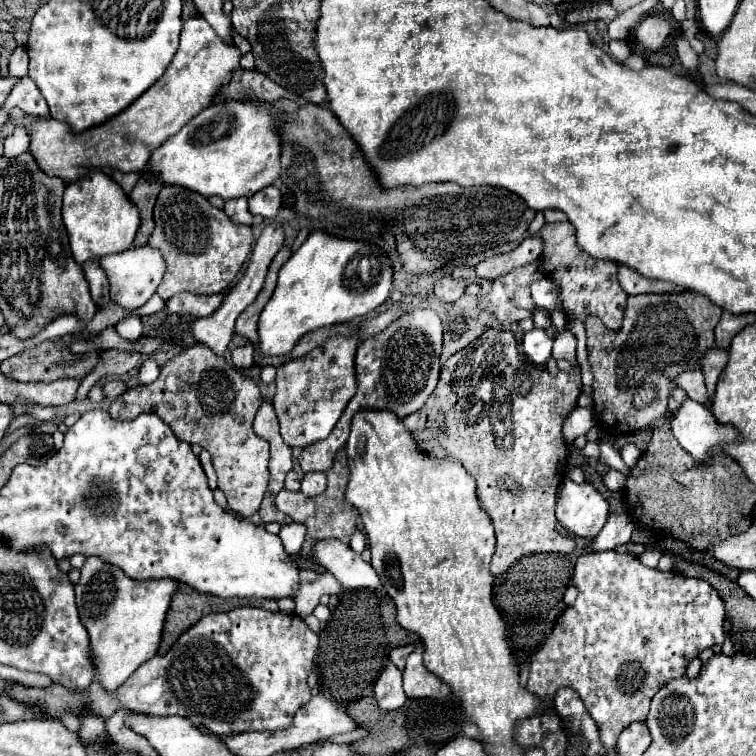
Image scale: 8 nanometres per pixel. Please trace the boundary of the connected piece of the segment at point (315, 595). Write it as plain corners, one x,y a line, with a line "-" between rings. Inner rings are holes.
302,570
300,578
302,578
302,586
294,598
294,602
296,602
294,614
300,616
302,620
312,614
312,610
318,606
318,600
322,594
340,596
344,592
344,586
340,582
336,582
336,578
328,572
318,574
314,570

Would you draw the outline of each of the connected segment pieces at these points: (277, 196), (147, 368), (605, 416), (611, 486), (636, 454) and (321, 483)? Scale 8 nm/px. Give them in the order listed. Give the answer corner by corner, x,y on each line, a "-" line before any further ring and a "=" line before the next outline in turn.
266,186
266,188
262,188
262,190
260,190
258,194
254,194
254,196
250,198
250,202
248,202
250,212
252,212
252,214
260,214
260,216
264,216
266,220
270,220
270,218
276,216
280,204
282,204
282,192
280,192
276,186
=
146,358
138,370
138,380
140,384
150,384
158,378
158,374
160,374
160,366
152,358
=
684,292
684,294
640,294
628,296
624,312
624,326
608,330
598,316
584,320
588,334
588,360
594,372
594,412
604,426
618,434
628,434
640,428
648,428
650,422
662,418
668,412
668,398
676,386
676,376
686,370
702,370
702,358
714,346
714,328
722,316
722,310
708,302
708,298
=
610,468
608,472
602,474
602,482
608,490
622,490
626,486
626,476
614,468
=
624,444
620,448
620,456
622,456
622,460
626,462
628,468
634,468
638,464
638,460
640,460
642,454
640,454
640,450
638,450
636,444
=
324,472
304,474
304,480
302,480
304,496
320,496
324,490
326,490
326,474

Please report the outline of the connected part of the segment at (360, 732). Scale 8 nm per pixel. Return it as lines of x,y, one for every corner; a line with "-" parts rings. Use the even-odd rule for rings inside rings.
358,728
352,732
344,733
342,735
336,735
332,736
330,738
327,738
326,740
330,742
349,742
349,741
359,741
361,739
366,738
369,735
369,731
363,728

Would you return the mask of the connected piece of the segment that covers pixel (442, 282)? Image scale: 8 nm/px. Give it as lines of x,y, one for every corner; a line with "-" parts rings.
452,274
440,278
434,286
434,296
442,302
454,302
466,292
468,282
464,278
454,278

